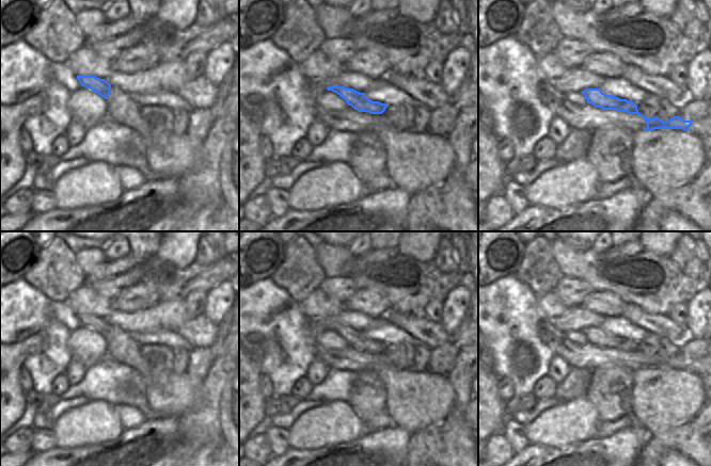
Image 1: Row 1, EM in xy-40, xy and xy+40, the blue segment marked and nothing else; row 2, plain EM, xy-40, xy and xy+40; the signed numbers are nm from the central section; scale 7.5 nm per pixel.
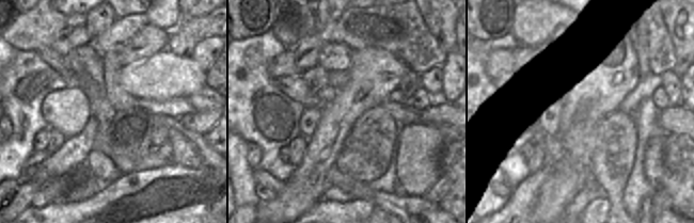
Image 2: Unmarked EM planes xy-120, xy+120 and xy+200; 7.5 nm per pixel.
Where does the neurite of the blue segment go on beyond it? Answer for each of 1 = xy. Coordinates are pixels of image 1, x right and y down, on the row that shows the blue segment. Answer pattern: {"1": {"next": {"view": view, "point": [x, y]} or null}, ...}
{"1": {"next": null}}

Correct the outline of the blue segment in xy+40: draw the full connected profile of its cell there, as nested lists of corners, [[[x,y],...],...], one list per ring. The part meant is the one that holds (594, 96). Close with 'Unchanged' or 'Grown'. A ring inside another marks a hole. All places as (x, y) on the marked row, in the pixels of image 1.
[[[586,89],[581,92],[587,103],[603,110],[616,110],[618,112],[627,112],[629,114],[637,114],[643,116],[638,110],[637,105],[627,99],[620,99],[612,95],[605,95],[600,89]]]. Unchanged

